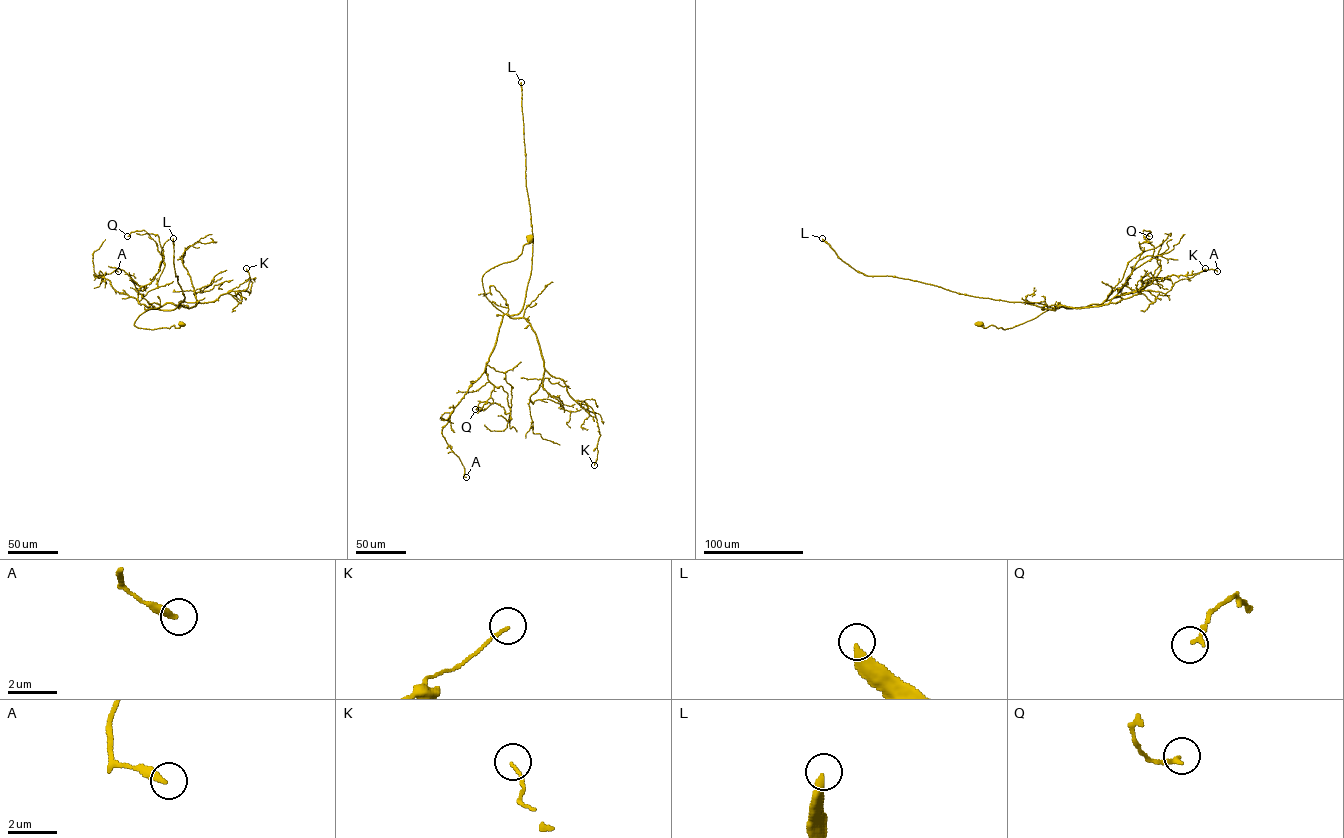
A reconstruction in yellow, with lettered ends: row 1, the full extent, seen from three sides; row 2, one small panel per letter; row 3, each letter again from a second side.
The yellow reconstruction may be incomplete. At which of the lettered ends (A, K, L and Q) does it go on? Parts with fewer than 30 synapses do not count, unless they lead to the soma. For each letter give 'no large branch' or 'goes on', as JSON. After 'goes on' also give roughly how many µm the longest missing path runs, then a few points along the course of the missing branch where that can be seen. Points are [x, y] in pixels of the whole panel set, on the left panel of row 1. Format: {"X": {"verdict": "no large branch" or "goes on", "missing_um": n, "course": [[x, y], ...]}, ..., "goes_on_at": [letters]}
{"A": {"verdict": "no large branch"}, "K": {"verdict": "no large branch"}, "L": {"verdict": "goes on", "missing_um": 500, "course": [[173, 238], [181, 196], [243, 152], [232, 132], [192, 122], [171, 60], [216, 34]]}, "Q": {"verdict": "no large branch"}, "goes_on_at": ["L"]}

